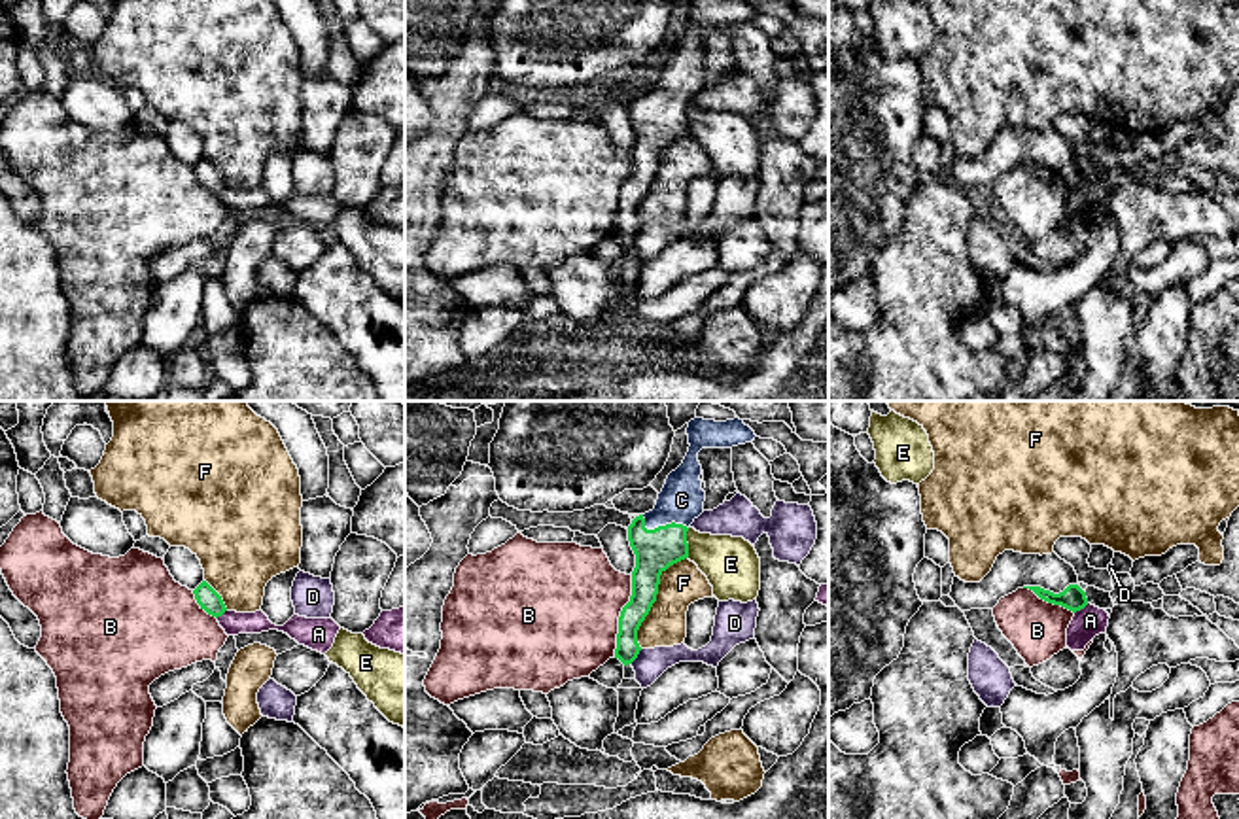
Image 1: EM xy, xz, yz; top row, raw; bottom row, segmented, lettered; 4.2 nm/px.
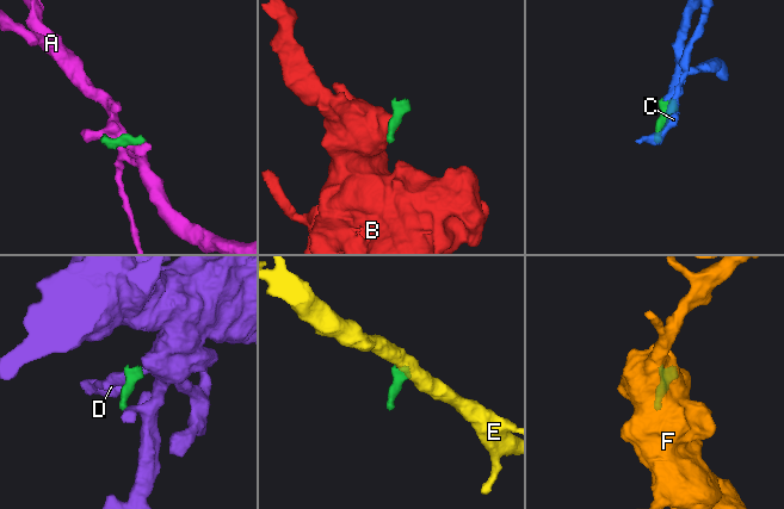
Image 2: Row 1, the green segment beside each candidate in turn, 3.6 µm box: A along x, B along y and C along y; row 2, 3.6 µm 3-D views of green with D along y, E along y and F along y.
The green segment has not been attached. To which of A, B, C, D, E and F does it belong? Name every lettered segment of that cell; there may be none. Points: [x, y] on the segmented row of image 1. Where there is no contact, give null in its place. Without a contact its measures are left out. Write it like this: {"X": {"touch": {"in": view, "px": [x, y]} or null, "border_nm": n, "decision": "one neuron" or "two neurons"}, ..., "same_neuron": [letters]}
{"A": {"touch": {"in": "yz", "px": [1081, 608]}, "border_nm": 80, "decision": "two neurons"}, "B": {"touch": {"in": "xz", "px": [621, 615]}, "border_nm": 360, "decision": "two neurons"}, "C": {"touch": {"in": "xz", "px": [661, 526]}, "border_nm": 200, "decision": "one neuron"}, "D": {"touch": {"in": "xz", "px": [636, 657]}, "border_nm": 80, "decision": "two neurons"}, "E": {"touch": {"in": "xz", "px": [687, 543]}, "border_nm": 130, "decision": "two neurons"}, "F": {"touch": {"in": "xz", "px": [655, 598]}, "border_nm": 440, "decision": "two neurons"}, "same_neuron": ["C"]}

